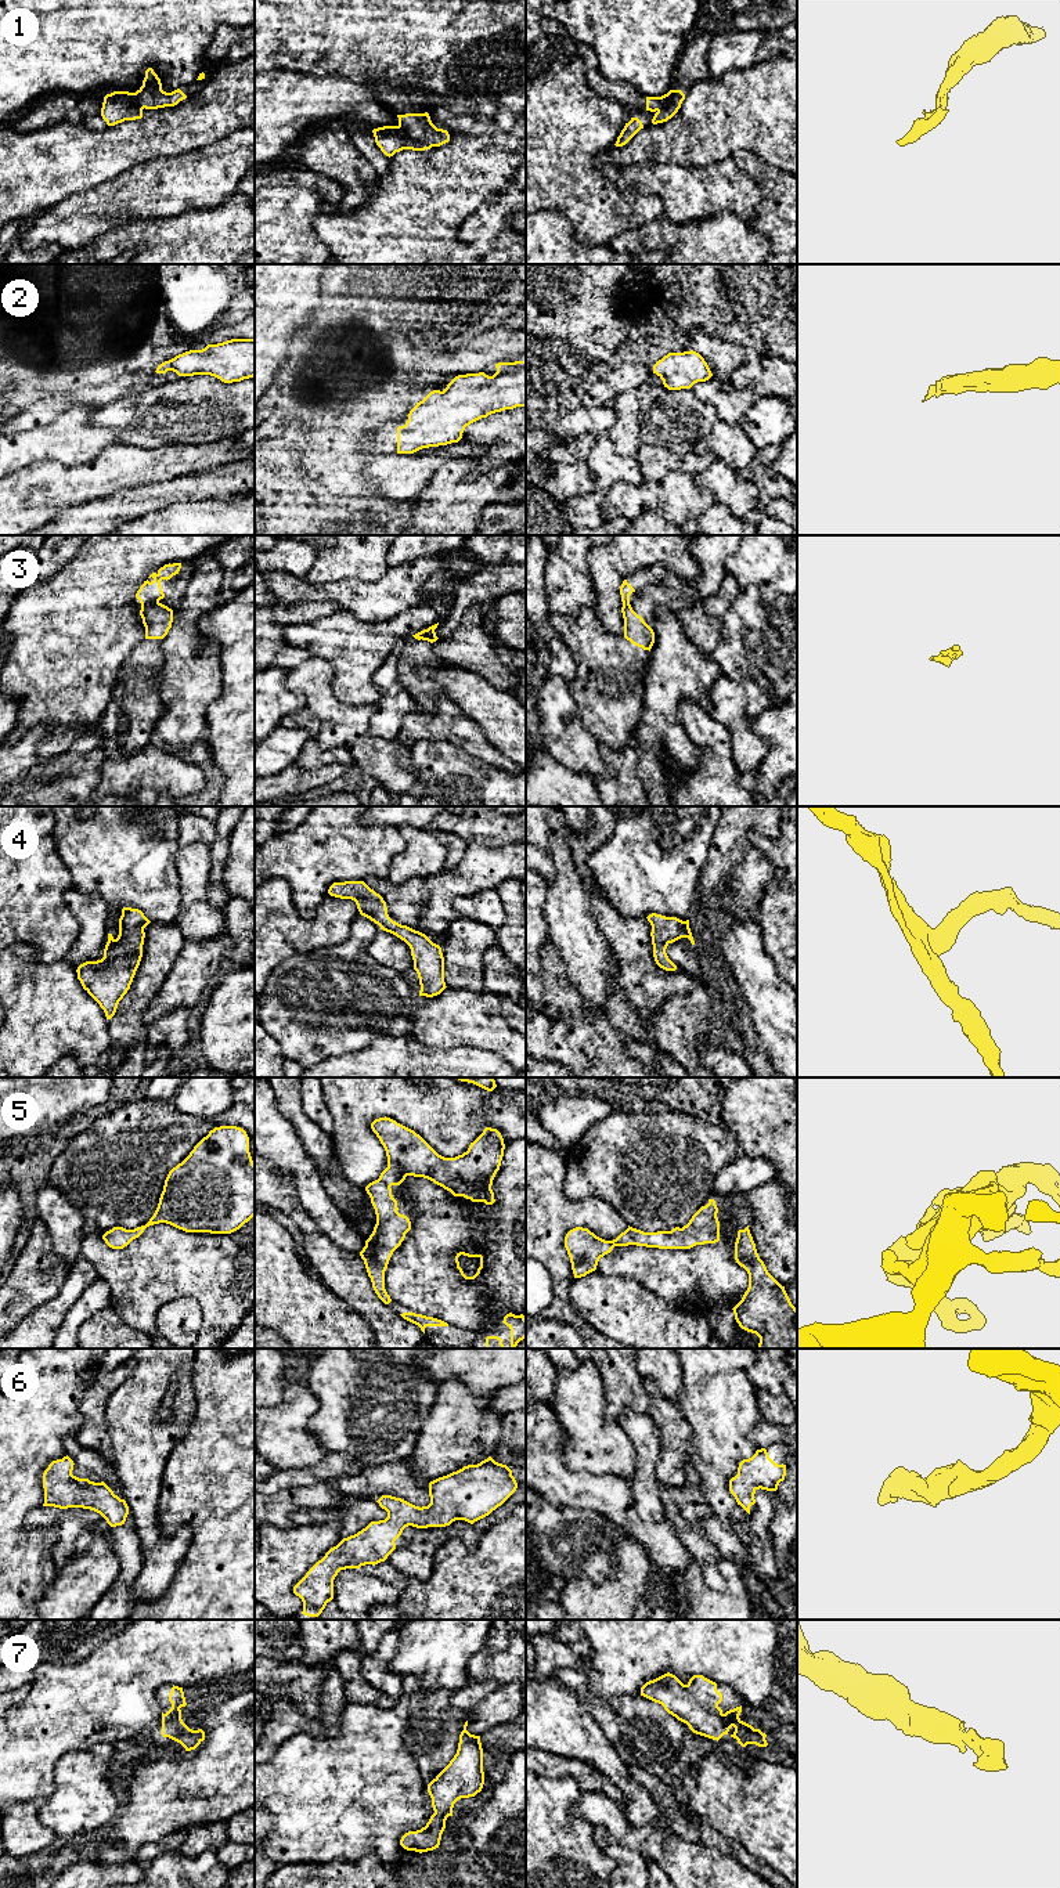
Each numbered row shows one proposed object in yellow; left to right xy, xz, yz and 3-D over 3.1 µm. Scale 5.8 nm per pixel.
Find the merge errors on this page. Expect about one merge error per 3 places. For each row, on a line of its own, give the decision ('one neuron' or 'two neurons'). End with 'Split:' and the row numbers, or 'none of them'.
1: two neurons
2: one neuron
3: two neurons
4: one neuron
5: one neuron
6: one neuron
7: one neuron
Split: 1, 3

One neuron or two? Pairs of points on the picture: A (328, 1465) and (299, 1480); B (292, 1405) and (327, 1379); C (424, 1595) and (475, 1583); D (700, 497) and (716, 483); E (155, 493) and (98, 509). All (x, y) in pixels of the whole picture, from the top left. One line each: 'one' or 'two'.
A: one
B: two
C: one
D: two
E: one

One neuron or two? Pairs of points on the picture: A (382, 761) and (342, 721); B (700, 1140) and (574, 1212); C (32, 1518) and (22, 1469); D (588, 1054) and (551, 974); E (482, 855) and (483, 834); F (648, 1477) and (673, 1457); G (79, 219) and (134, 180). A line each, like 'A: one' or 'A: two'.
A: one
B: two
C: two
D: one
E: two
F: two
G: one

